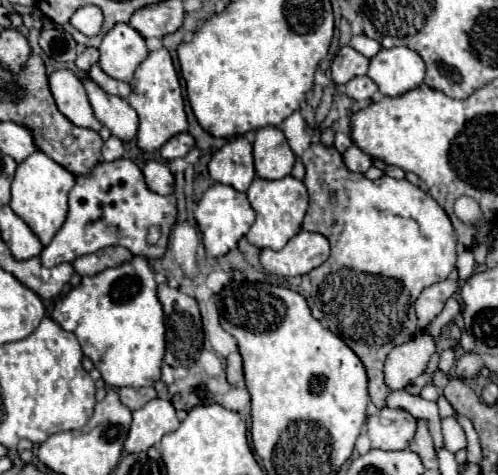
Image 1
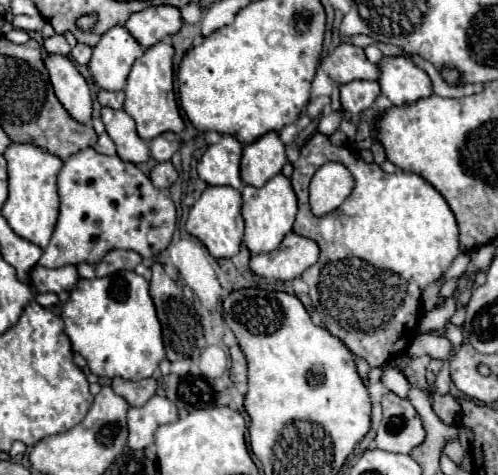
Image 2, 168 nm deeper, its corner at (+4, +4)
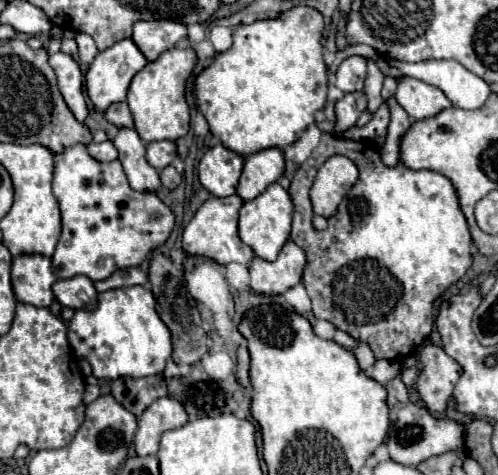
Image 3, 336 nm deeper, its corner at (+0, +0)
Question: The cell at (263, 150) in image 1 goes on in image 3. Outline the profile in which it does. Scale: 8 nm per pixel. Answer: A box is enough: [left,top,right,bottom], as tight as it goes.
[236,148,284,202]

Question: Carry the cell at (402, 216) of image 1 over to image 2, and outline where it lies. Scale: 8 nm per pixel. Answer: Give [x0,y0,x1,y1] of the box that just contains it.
[292,132,460,366]

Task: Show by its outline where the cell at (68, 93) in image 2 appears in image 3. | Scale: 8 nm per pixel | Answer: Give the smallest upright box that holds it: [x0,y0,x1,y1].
[50,52,88,122]

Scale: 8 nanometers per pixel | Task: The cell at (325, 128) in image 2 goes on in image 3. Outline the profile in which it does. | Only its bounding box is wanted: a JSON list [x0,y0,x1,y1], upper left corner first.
[336,92,366,134]

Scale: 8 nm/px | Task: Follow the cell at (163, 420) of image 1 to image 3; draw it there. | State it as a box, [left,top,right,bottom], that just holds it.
[134,396,188,456]

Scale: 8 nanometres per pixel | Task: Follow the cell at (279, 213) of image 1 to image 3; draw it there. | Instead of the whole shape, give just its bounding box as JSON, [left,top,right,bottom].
[238,184,294,260]

